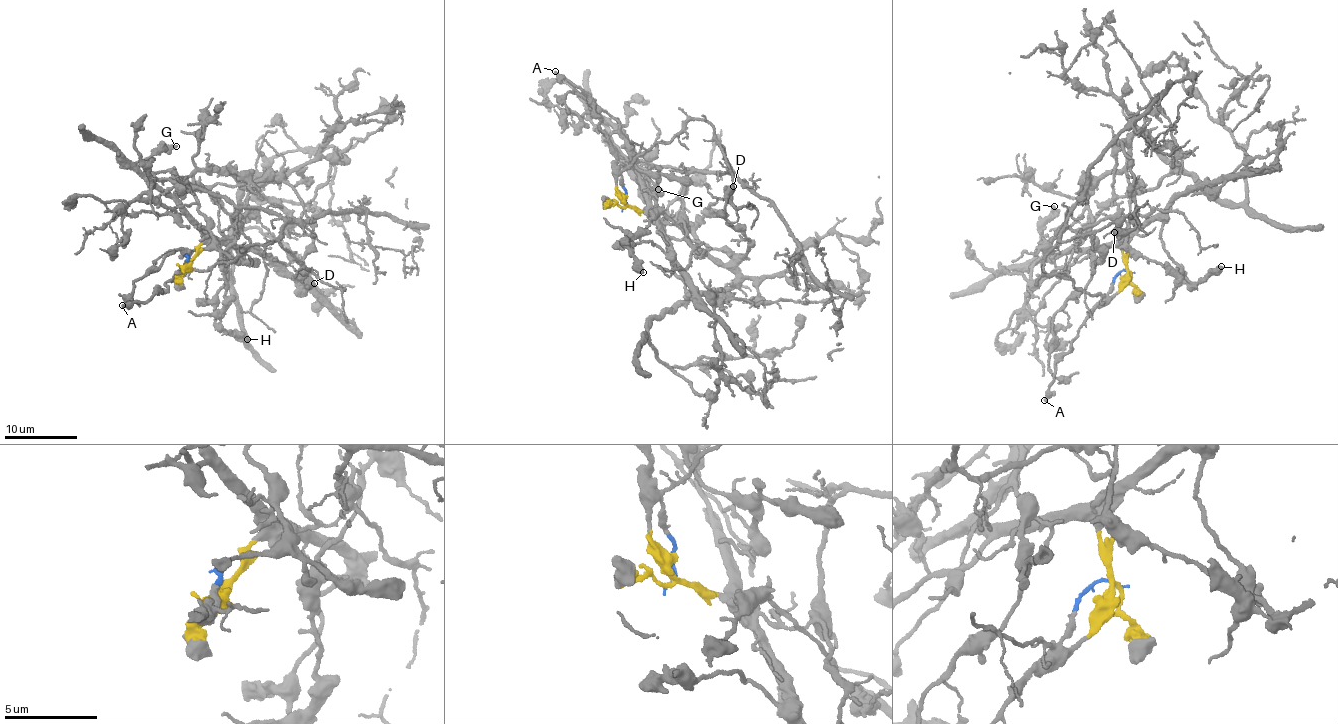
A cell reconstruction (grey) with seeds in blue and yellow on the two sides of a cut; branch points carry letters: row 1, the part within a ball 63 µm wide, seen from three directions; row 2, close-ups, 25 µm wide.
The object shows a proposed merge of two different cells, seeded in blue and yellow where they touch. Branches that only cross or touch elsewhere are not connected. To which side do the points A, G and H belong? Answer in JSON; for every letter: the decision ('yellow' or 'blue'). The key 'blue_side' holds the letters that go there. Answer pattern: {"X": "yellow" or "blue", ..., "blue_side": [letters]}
{"A": "yellow", "G": "yellow", "H": "yellow", "blue_side": []}

